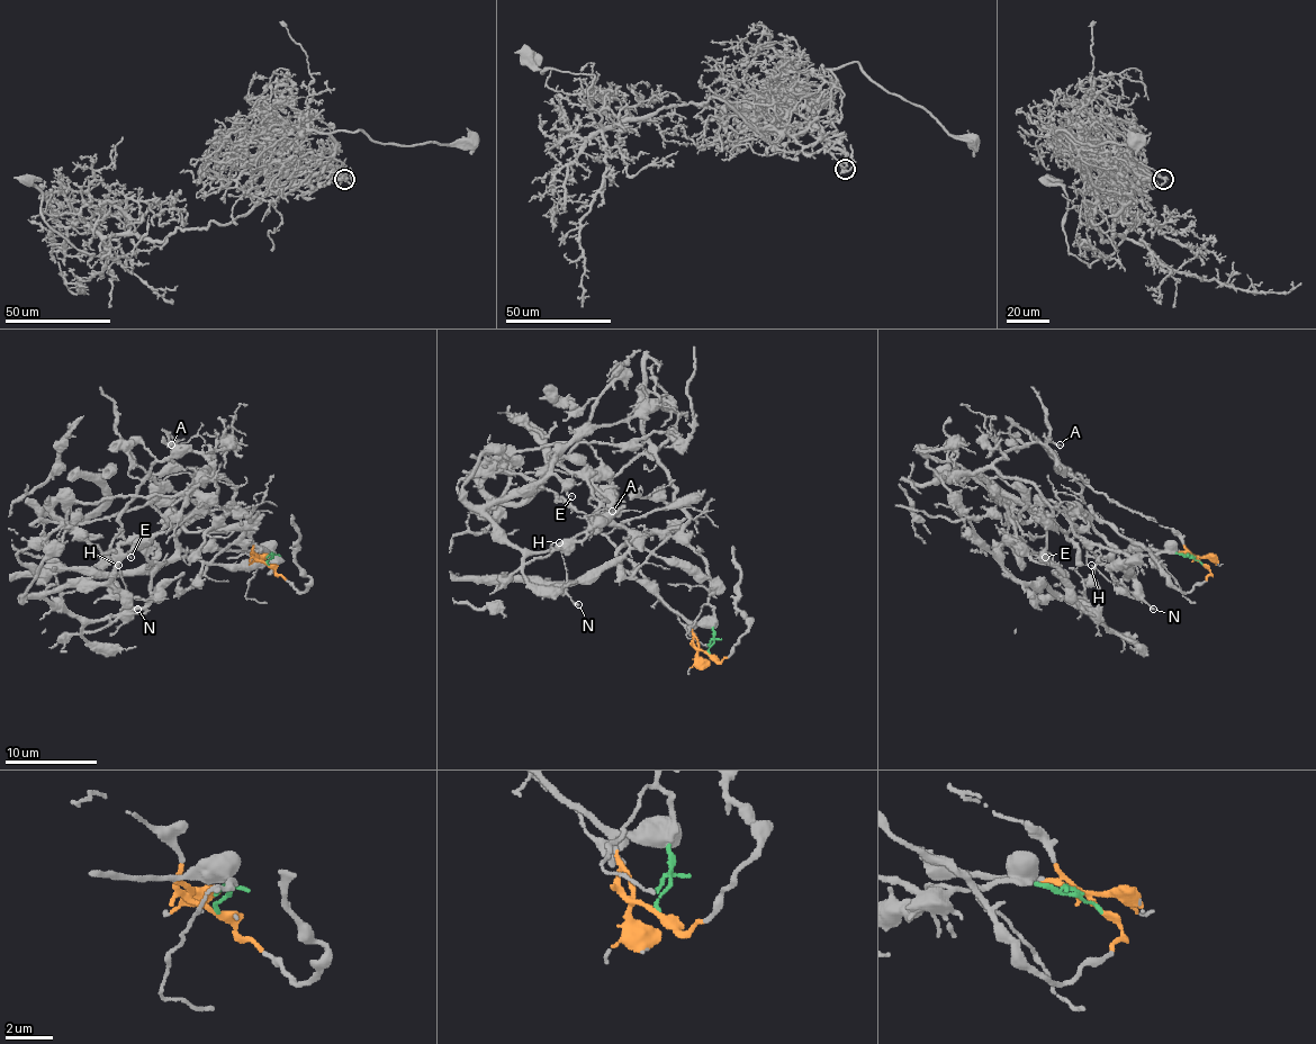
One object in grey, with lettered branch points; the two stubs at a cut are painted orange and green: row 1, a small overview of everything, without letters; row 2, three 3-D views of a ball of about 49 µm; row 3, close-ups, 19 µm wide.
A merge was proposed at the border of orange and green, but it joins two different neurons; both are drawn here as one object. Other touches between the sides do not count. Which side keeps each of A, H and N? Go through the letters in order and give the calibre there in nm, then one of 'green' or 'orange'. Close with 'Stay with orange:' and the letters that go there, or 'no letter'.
A: 110 nm thick; green
H: 150 nm thick; orange
N: 160 nm thick; orange
Stay with orange: H, N

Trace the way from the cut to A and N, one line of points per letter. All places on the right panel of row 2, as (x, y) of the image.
A: (1201, 561), (1175, 552), (1125, 555), (1079, 537), (1030, 483), (1004, 476), (993, 465), (1028, 441), (1061, 443)
N: (1201, 561), (1175, 550), (1118, 550), (1114, 559), (1134, 578), (1134, 592), (1153, 609)

